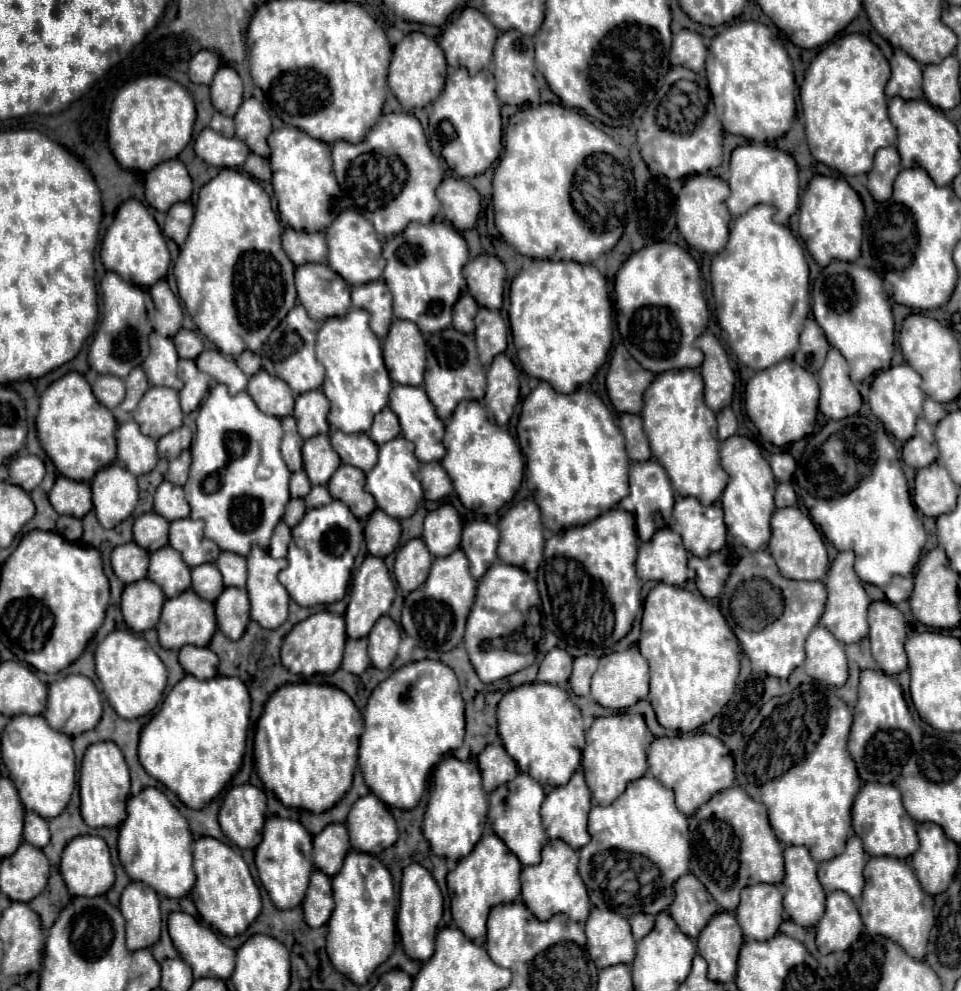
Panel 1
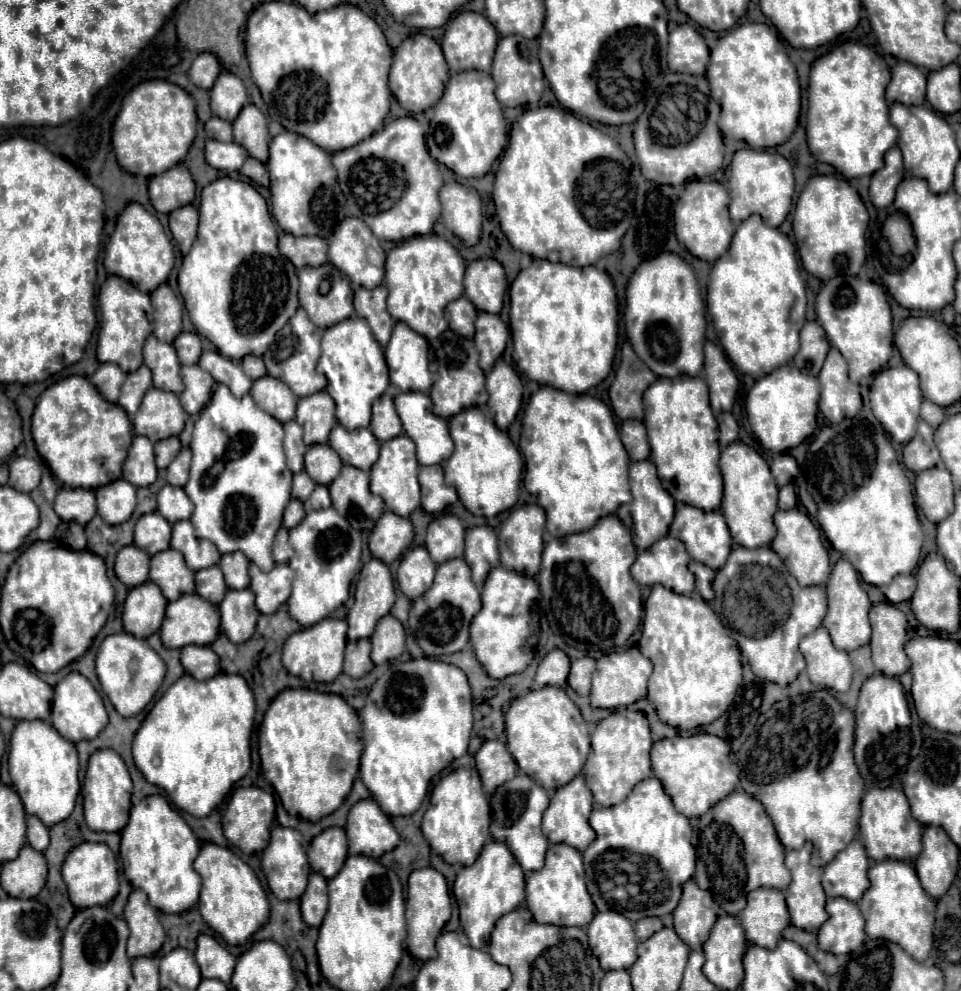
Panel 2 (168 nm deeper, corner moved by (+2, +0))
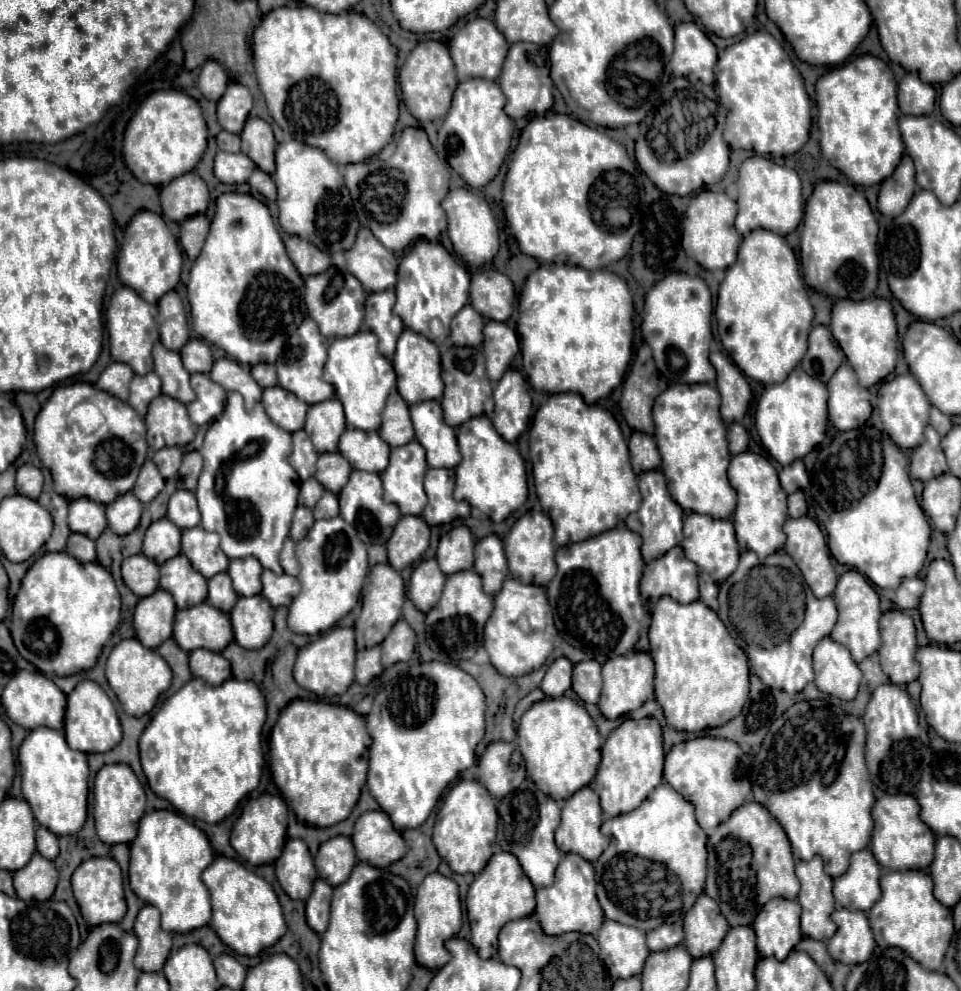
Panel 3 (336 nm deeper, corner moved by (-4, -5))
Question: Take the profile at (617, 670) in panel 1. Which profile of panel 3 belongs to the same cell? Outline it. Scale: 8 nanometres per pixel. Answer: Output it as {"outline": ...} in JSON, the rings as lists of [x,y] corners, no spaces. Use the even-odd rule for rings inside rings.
{"outline":[[[632,651],[626,657],[612,657],[602,667],[604,689],[598,707],[606,719],[618,719],[654,697],[654,661],[644,651]]]}

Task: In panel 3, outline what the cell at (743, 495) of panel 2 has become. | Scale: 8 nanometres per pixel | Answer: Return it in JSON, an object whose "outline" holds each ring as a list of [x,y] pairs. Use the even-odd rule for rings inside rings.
{"outline":[[[752,451],[740,453],[740,455],[732,457],[732,461],[730,461],[728,479],[730,479],[730,485],[738,493],[734,529],[736,529],[740,549],[750,549],[762,559],[780,551],[786,541],[782,525],[788,519],[788,507],[786,507],[786,493],[780,487],[778,473],[772,467],[772,463]]]}

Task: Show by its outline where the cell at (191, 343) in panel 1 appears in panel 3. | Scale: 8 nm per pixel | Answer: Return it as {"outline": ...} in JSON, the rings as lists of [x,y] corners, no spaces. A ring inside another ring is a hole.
{"outline":[[[192,339],[192,341],[188,341],[188,343],[182,347],[180,355],[182,355],[184,367],[186,367],[190,373],[210,373],[212,365],[214,365],[210,347],[208,347],[202,339]]]}

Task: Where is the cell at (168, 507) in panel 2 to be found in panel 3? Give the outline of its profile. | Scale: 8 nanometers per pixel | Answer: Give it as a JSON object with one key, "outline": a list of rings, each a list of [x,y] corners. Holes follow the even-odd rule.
{"outline":[[[178,489],[168,503],[168,515],[170,521],[174,521],[174,525],[178,525],[180,529],[190,529],[196,527],[200,523],[200,511],[198,511],[198,503],[192,491],[186,489]]]}

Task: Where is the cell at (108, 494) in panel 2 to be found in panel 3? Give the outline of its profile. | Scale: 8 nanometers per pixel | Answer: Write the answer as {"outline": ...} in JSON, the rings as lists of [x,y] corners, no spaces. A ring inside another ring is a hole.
{"outline":[[[126,493],[114,501],[114,505],[106,505],[106,519],[108,527],[116,535],[128,535],[136,529],[142,515],[142,503],[132,495]]]}

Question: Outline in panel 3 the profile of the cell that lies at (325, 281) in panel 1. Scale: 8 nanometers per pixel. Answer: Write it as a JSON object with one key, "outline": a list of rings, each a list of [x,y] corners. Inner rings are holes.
{"outline":[[[330,267],[326,273],[306,277],[306,307],[308,315],[318,323],[320,333],[324,337],[348,337],[354,335],[364,319],[364,301],[366,291],[360,281],[348,273],[340,271],[338,267]]]}

